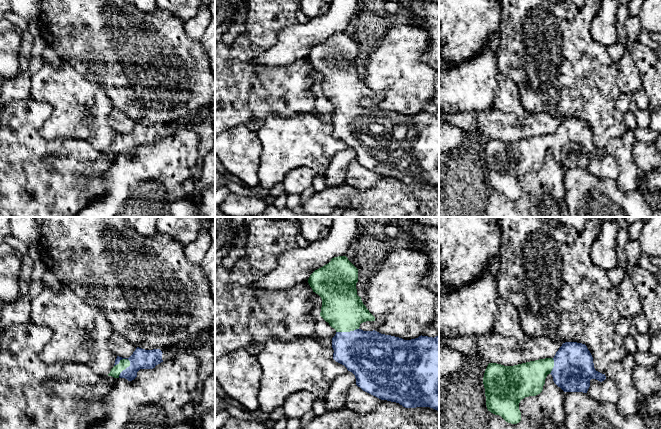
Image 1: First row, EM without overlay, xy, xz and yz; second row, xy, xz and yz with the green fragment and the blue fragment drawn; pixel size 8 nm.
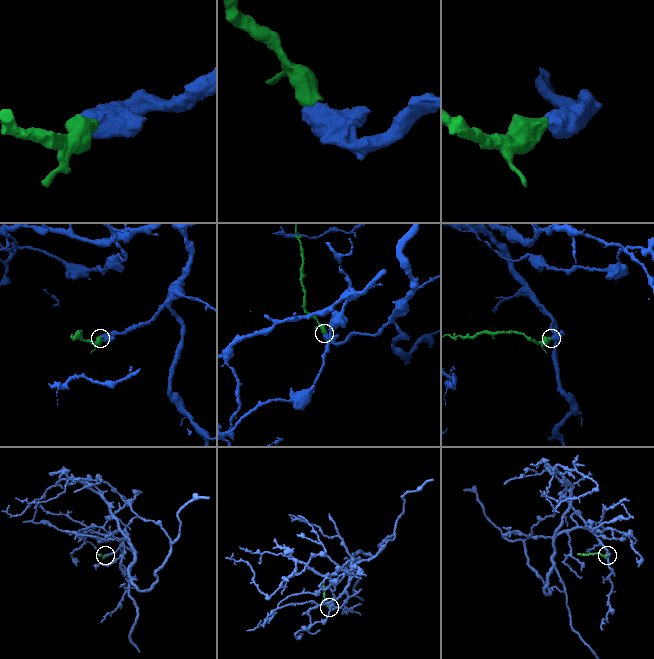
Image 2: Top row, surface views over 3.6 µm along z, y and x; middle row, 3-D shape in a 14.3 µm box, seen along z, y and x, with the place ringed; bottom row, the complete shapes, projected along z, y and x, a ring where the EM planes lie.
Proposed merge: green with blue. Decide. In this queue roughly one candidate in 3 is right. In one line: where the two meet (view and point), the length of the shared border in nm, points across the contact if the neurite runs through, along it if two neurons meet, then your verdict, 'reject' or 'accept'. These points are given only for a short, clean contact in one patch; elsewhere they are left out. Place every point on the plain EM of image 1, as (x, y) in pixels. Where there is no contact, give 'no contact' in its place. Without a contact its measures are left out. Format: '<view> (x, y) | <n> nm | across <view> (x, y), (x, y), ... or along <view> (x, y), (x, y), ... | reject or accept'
xy (126, 143) | 170 nm | across xy (124, 139), (126, 143), (140, 135) | accept

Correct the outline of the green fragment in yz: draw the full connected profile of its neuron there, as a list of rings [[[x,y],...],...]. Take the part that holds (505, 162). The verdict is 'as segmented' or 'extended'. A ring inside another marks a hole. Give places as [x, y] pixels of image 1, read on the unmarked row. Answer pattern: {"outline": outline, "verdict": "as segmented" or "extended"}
{"outline": [[[565,118],[553,134],[539,135],[514,142],[489,139],[483,153],[488,187],[501,192],[508,199],[519,199],[521,197],[520,177],[525,173],[540,170],[548,150],[552,151],[554,159],[564,168],[587,169],[591,155],[600,158],[606,155],[605,150],[595,146],[593,133],[585,120]]], "verdict": "extended"}

